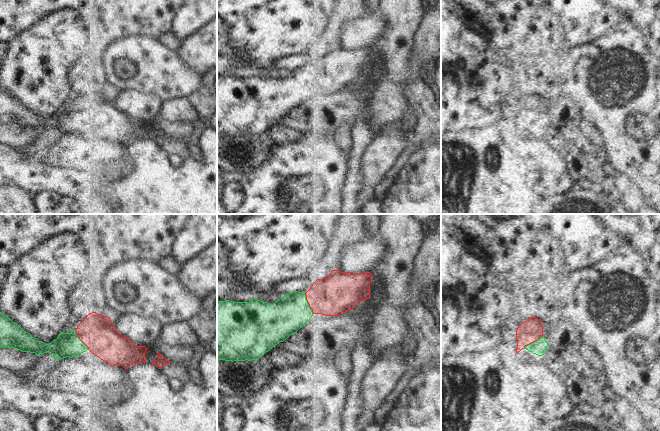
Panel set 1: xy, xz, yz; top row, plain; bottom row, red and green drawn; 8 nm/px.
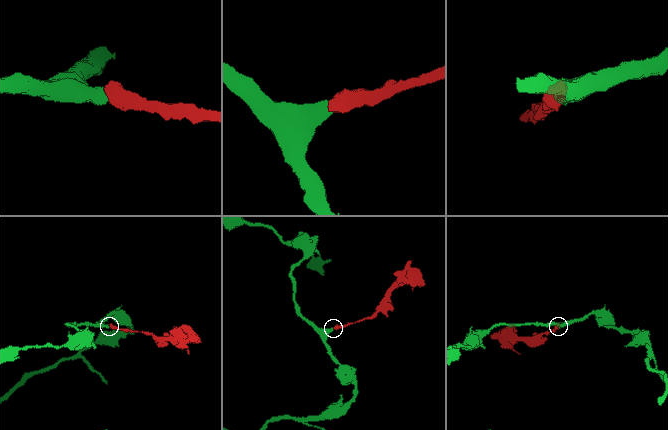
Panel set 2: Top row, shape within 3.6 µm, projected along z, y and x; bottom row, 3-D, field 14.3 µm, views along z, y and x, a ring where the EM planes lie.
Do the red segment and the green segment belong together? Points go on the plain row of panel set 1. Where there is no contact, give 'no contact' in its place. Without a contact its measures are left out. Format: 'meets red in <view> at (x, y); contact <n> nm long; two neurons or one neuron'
meets red in xz at (308, 79); contact 190 nm long; one neuron

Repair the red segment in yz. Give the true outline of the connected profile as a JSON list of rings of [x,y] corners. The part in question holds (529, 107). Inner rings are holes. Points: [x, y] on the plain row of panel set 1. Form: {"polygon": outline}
{"polygon": [[[530,93],[522,98],[516,106],[518,130],[522,125],[526,125],[533,130],[543,132],[548,123],[548,118],[543,112],[543,101],[541,96],[536,93]]]}

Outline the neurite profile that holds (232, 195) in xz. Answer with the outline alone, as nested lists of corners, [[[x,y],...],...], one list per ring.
[[[236,178],[229,180],[223,187],[221,204],[227,214],[233,214],[244,198],[243,190]]]

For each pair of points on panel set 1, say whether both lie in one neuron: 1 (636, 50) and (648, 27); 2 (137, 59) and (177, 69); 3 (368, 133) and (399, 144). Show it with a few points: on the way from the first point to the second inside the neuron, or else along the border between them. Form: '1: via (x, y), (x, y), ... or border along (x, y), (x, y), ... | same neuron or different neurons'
1: border along (640, 20), (640, 31), (649, 44) | different neurons
2: via (147, 65), (155, 69), (167, 69) | same neuron
3: border along (378, 132), (364, 156) | different neurons

